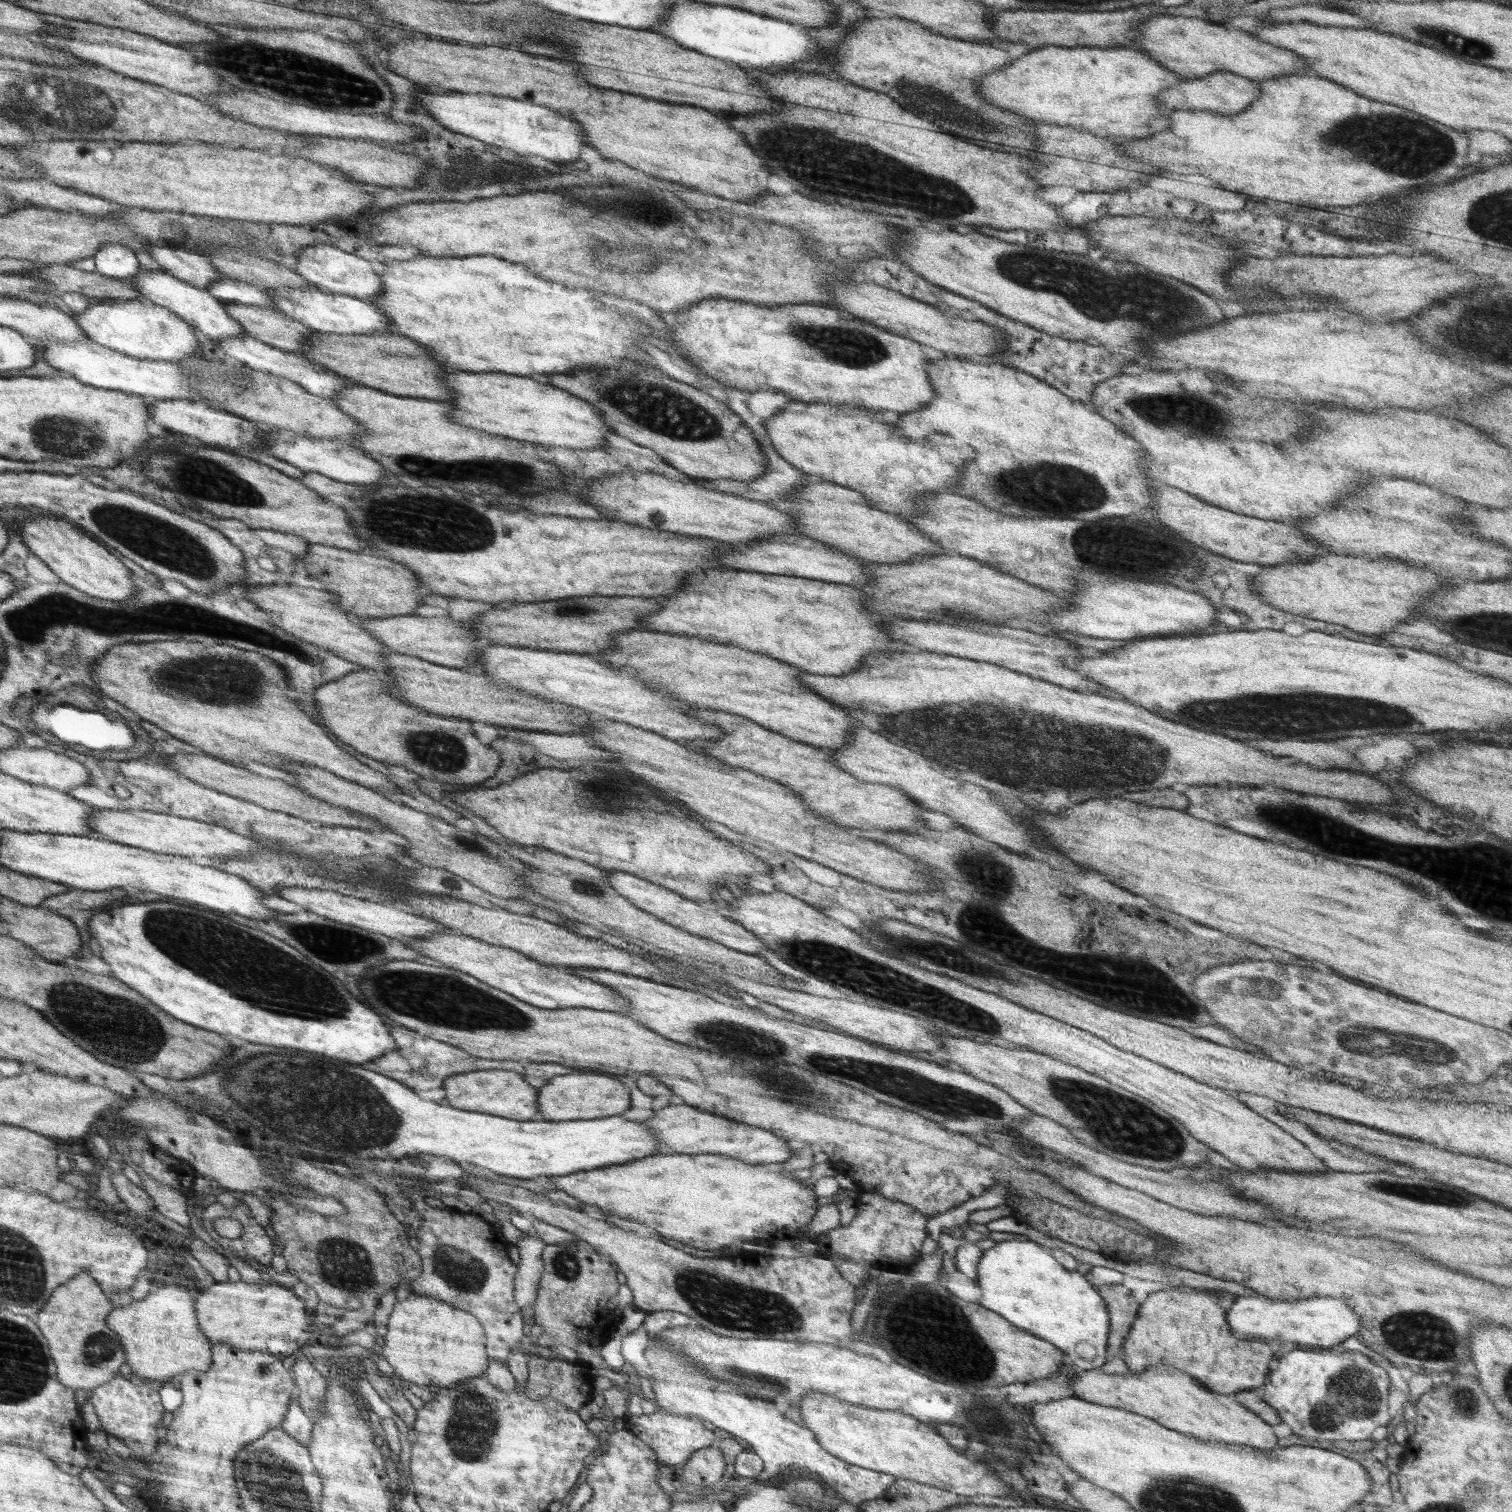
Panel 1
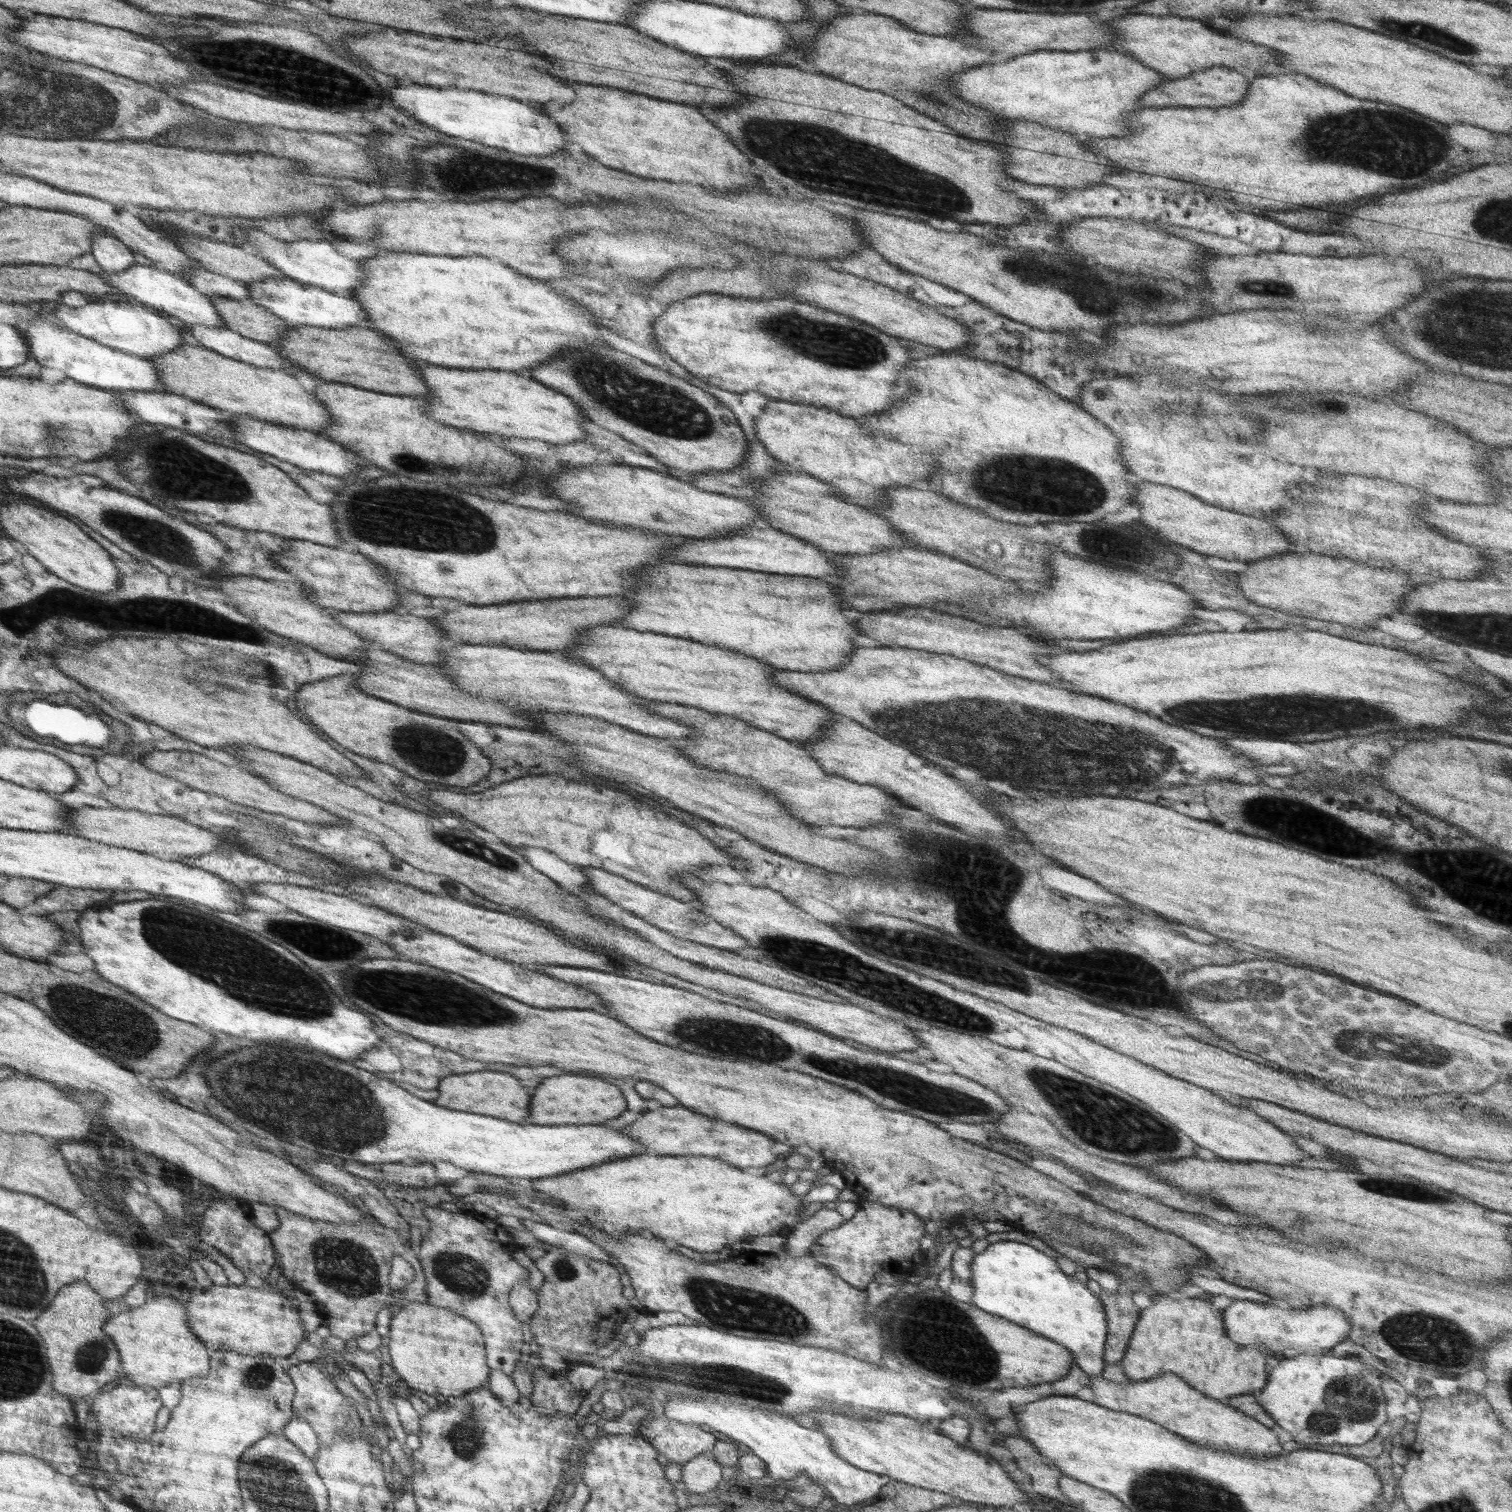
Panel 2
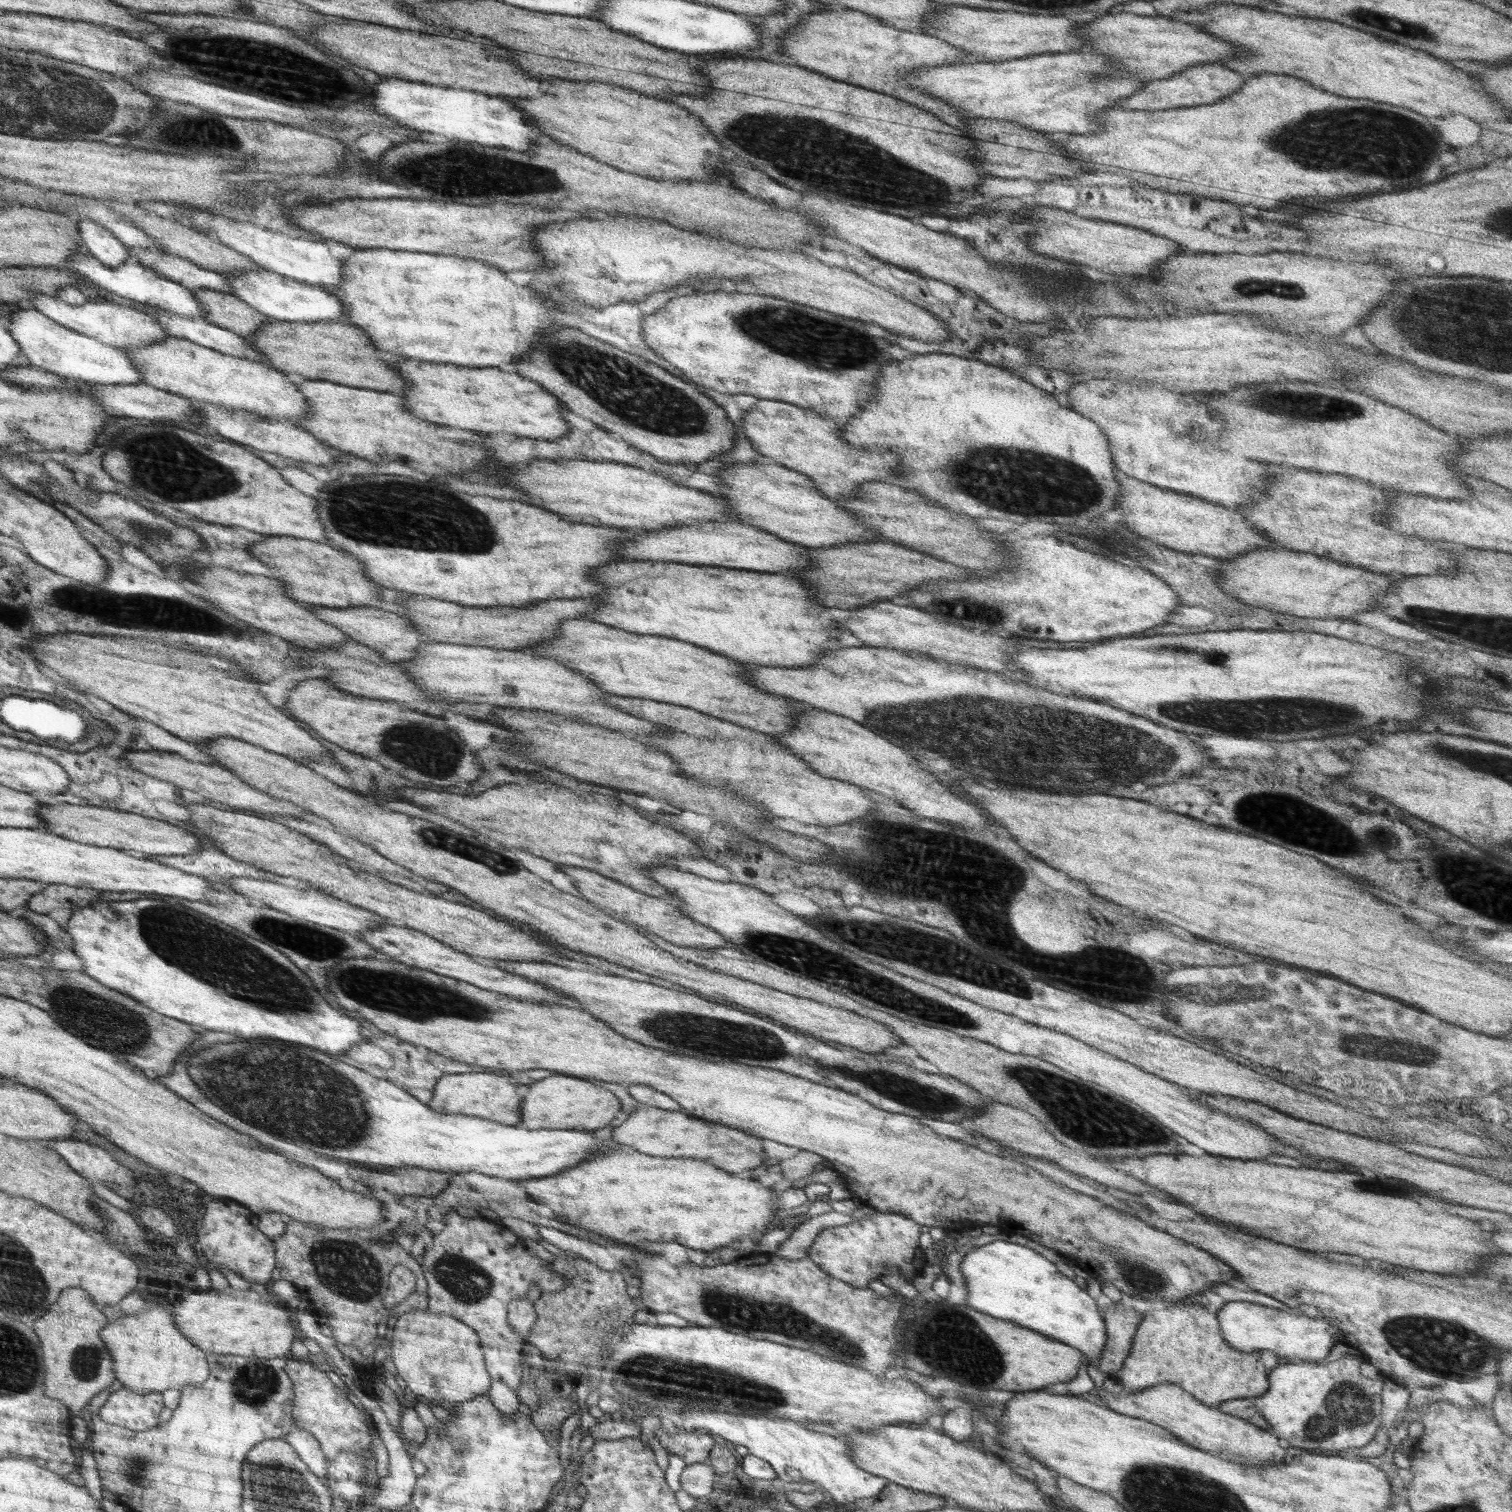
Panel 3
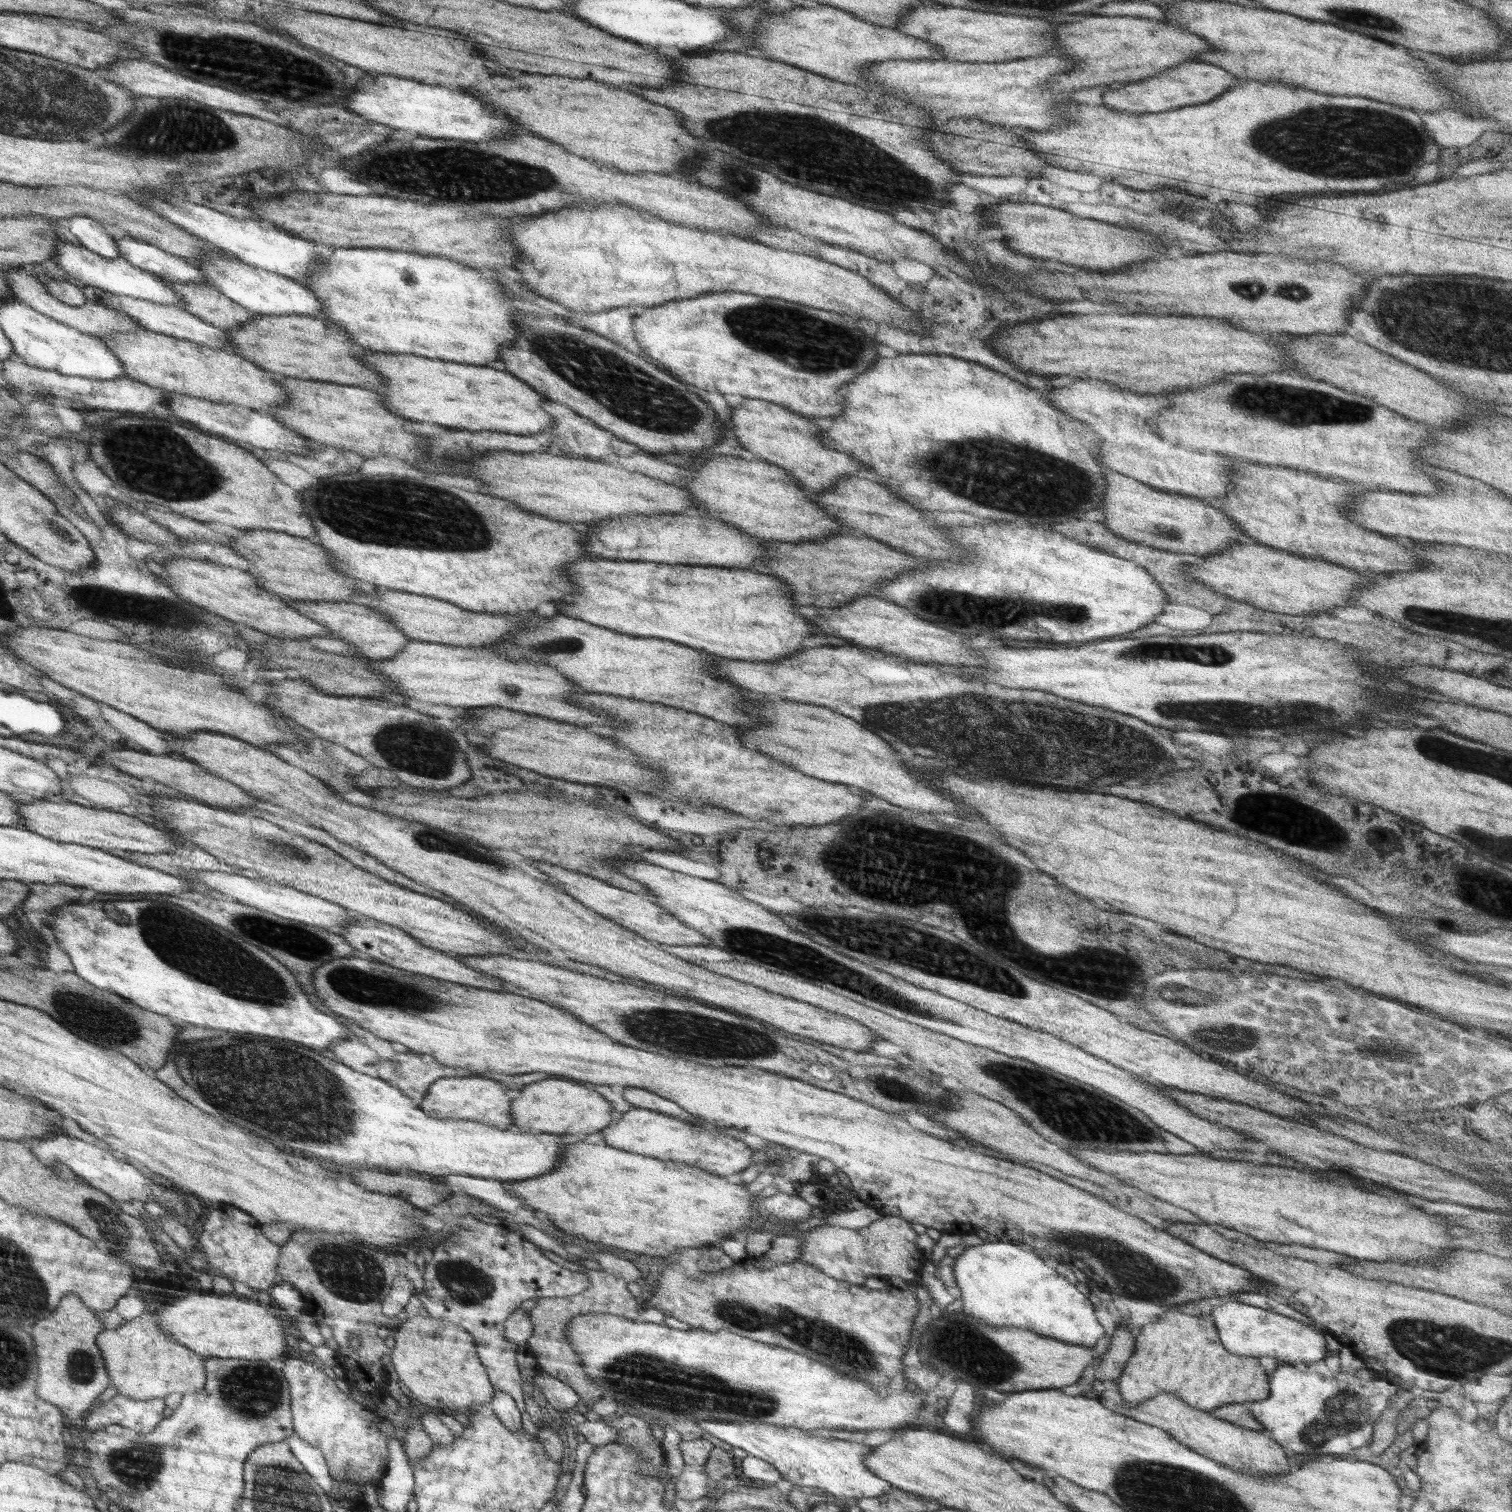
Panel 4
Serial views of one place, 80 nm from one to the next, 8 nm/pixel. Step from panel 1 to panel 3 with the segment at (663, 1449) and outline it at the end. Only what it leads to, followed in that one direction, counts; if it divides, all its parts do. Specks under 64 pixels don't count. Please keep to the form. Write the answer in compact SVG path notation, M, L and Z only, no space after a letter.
M658 1429L658 1440L667 1450L684 1460L687 1465L708 1462L709 1453L716 1443L709 1434L698 1433L696 1429L679 1429L670 1436L665 1430Z

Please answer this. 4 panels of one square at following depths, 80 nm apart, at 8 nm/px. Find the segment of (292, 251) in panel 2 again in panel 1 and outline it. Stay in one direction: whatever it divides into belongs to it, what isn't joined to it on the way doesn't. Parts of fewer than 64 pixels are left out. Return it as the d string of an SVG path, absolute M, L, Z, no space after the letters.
M324 242L300 247L301 249L294 255L296 264L293 271L309 280L317 288L327 293L348 294L370 303L376 300L376 296L382 294L380 275L372 271L370 261Z

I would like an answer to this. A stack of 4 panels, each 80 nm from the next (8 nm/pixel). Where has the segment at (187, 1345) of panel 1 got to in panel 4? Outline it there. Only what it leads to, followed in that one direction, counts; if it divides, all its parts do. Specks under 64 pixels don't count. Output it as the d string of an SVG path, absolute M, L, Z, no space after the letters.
M143 1312L141 1316L115 1330L108 1328L103 1331L97 1338L97 1345L118 1395L134 1400L166 1399L174 1393L192 1395L202 1391L208 1376L205 1359L162 1331L162 1327L158 1325L158 1314L152 1312Z

